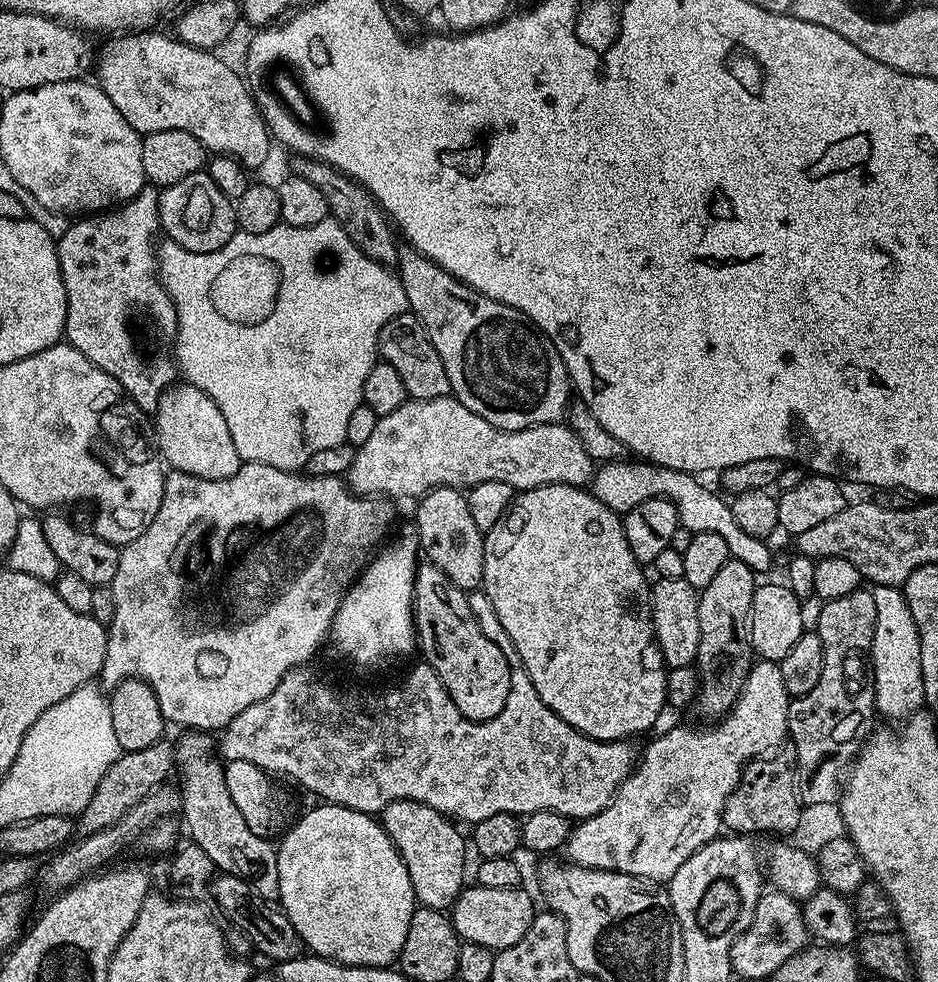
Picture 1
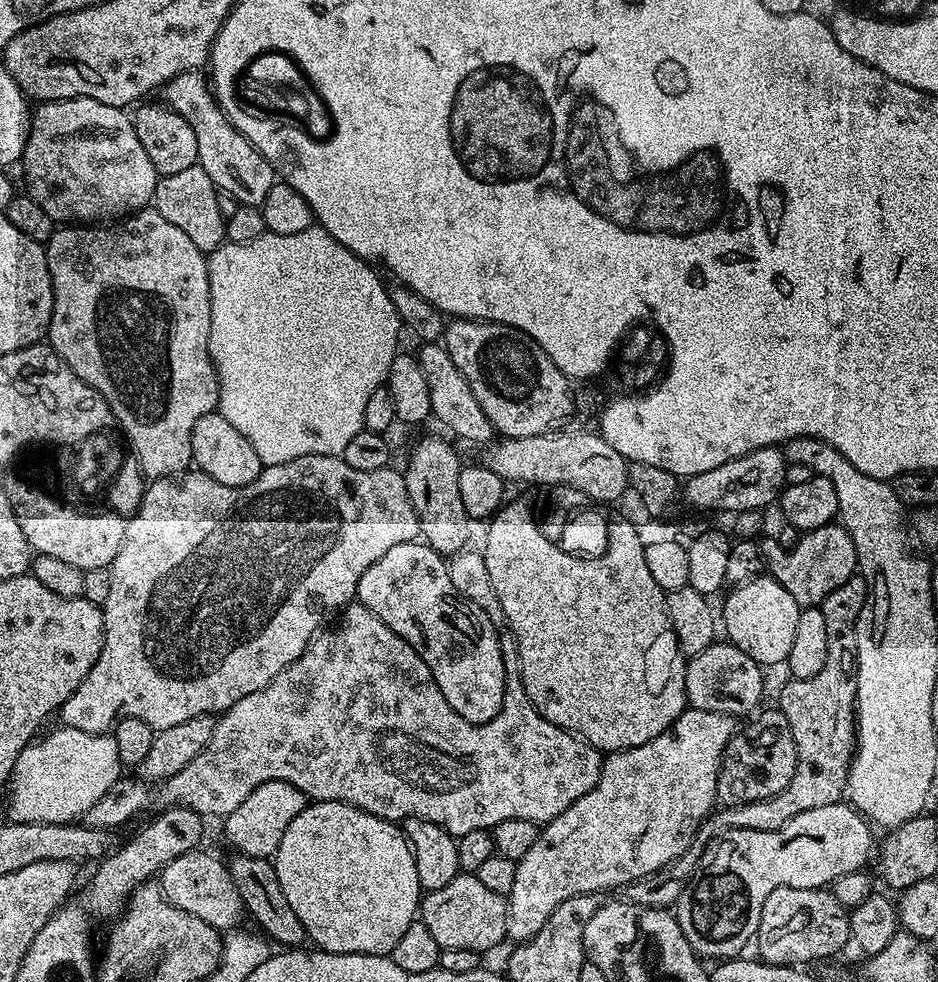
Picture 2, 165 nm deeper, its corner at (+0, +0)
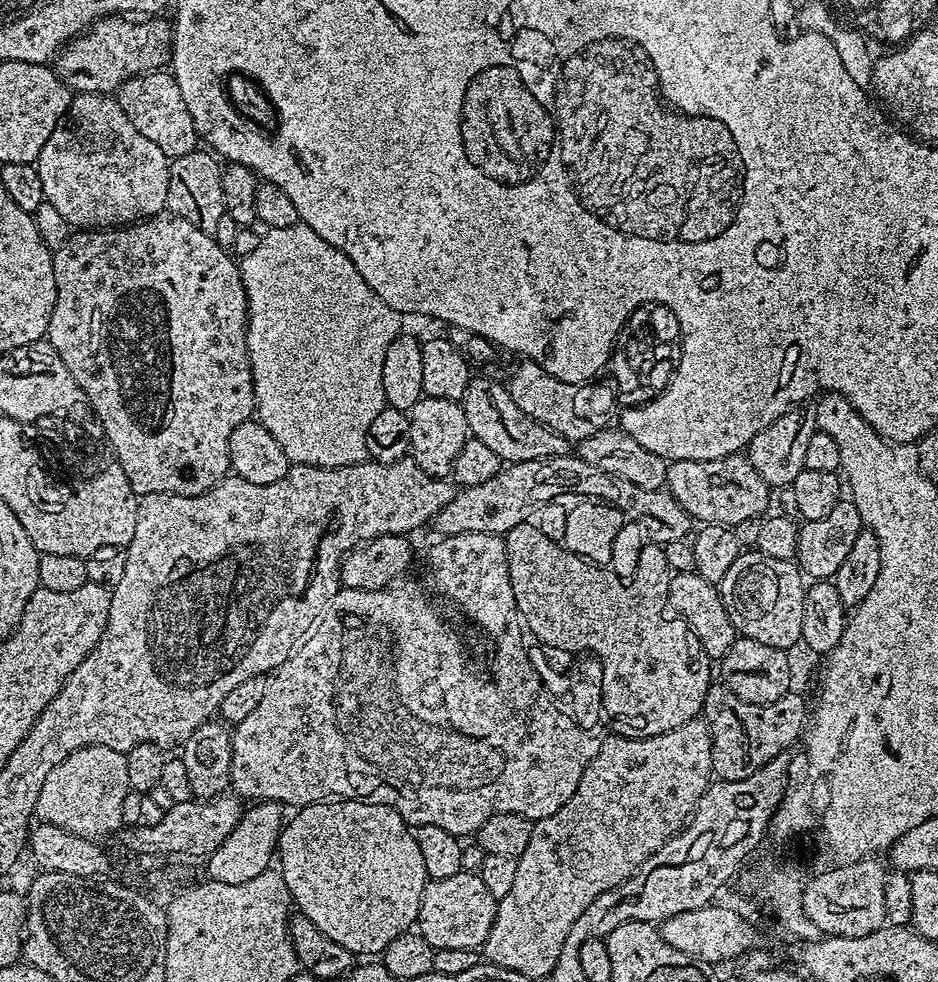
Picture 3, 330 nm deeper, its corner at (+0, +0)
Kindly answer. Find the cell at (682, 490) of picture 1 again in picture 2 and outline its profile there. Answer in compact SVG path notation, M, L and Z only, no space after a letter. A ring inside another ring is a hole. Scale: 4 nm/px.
M839 522L803 533L797 544L790 549L778 546L776 540L767 538L761 539L759 546L760 553L764 556L767 575L786 586L786 590L790 590L790 595L794 597L794 602L798 602L801 608L815 608L823 604L825 598L834 594L838 586L842 586L842 582L858 572L852 536Z

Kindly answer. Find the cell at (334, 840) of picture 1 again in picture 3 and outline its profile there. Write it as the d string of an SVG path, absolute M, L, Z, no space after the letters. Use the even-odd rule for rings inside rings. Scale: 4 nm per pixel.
M363 800L308 804L295 815L283 825L278 843L278 871L295 911L326 934L330 942L336 942L357 957L372 958L375 952L382 954L398 934L416 924L428 880L418 842L409 825L394 809Z

